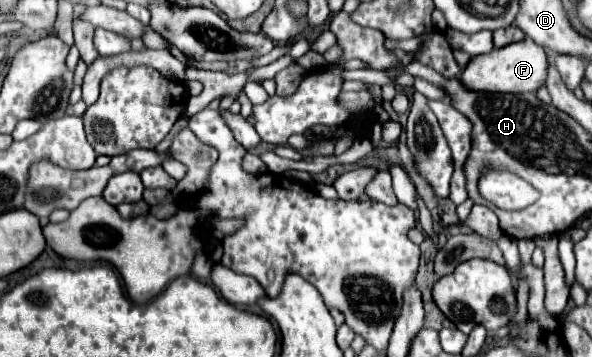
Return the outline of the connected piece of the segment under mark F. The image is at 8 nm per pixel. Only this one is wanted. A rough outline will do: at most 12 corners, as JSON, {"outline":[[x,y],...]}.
{"outline":[[530,37],[476,55],[466,89],[526,93],[544,85],[546,49]]}

